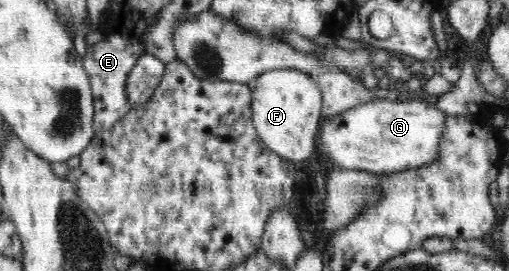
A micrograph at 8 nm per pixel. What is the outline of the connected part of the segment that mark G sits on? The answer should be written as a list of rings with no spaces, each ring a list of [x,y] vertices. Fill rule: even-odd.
[[[380,98],[351,109],[320,123],[315,152],[321,159],[328,158],[340,169],[393,173],[422,168],[438,158],[448,116],[425,100]]]

